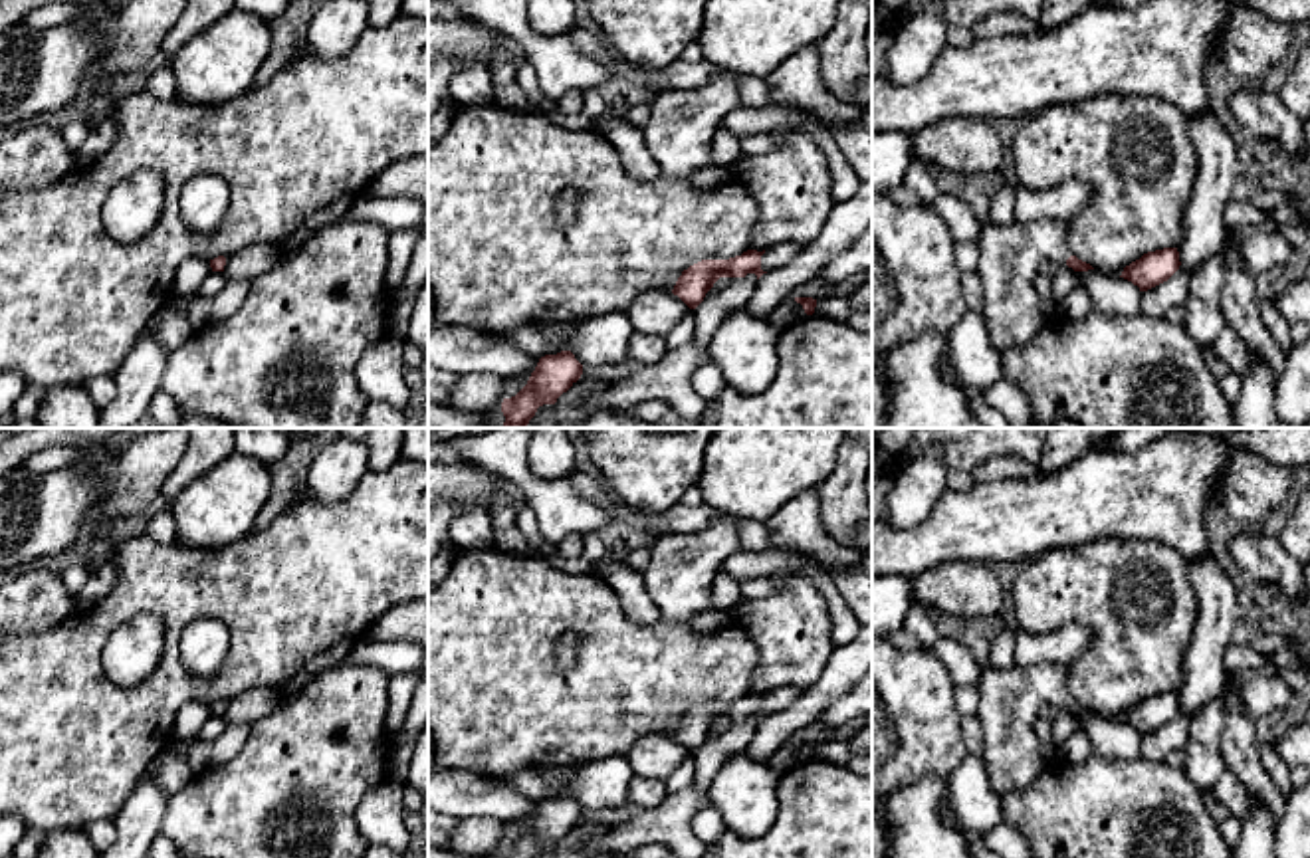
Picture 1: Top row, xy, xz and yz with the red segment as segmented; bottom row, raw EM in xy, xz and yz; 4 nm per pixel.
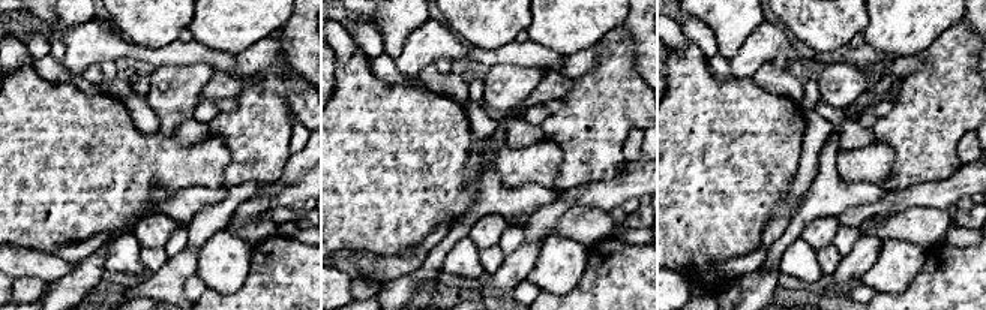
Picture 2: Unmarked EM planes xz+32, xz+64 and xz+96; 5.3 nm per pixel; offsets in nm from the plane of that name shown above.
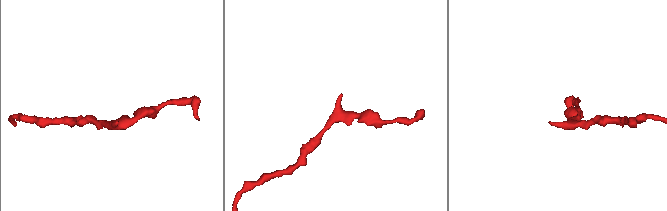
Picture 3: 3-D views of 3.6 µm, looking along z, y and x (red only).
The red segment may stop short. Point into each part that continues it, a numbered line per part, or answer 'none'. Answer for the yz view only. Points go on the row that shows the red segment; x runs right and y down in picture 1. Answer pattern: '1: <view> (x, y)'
1: yz (1009, 256)

